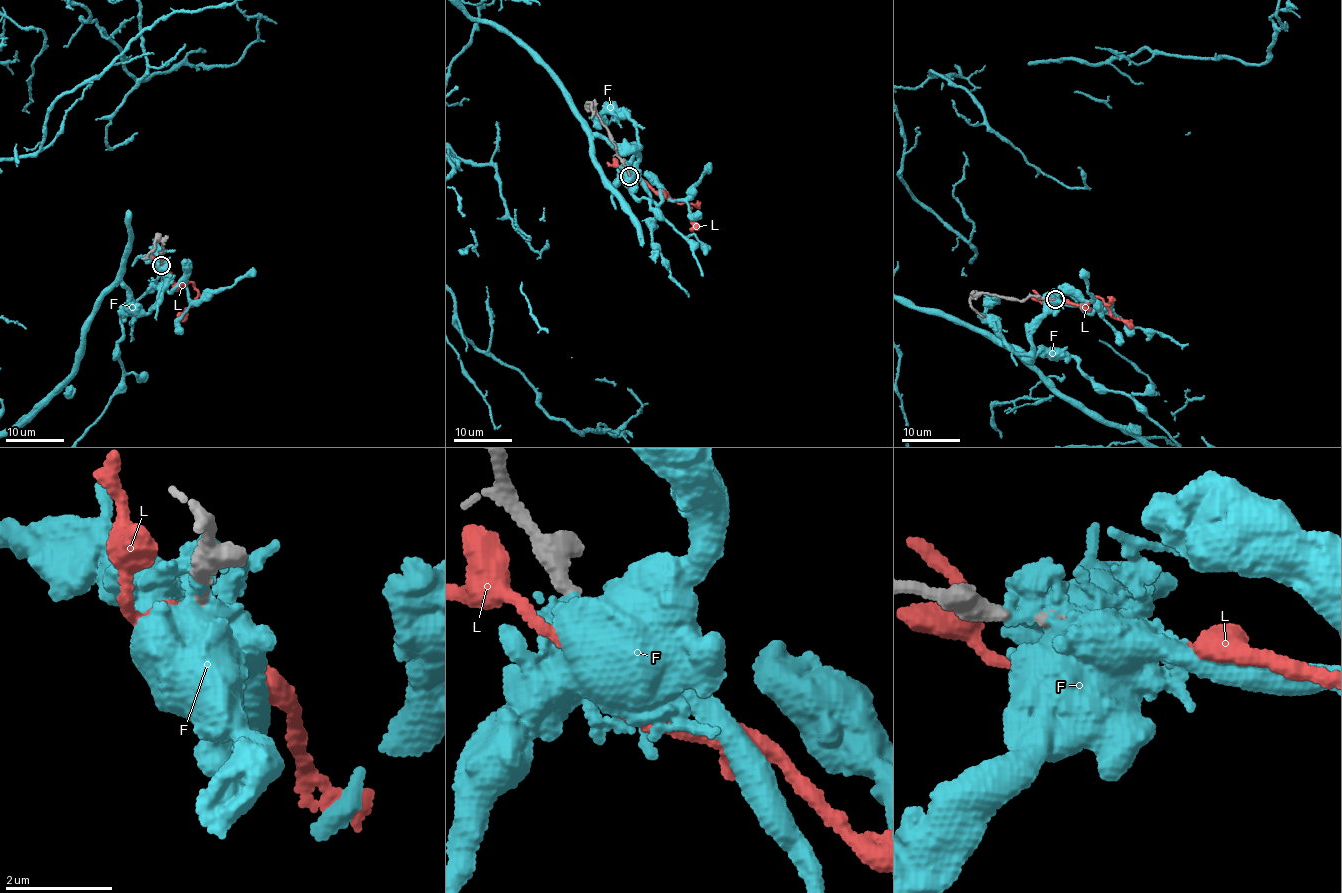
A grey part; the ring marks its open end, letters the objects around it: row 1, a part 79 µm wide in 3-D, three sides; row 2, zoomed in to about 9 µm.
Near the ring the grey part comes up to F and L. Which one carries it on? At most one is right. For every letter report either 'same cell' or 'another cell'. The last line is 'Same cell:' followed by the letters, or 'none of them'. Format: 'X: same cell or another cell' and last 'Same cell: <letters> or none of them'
F: another cell
L: another cell
Same cell: none of them

